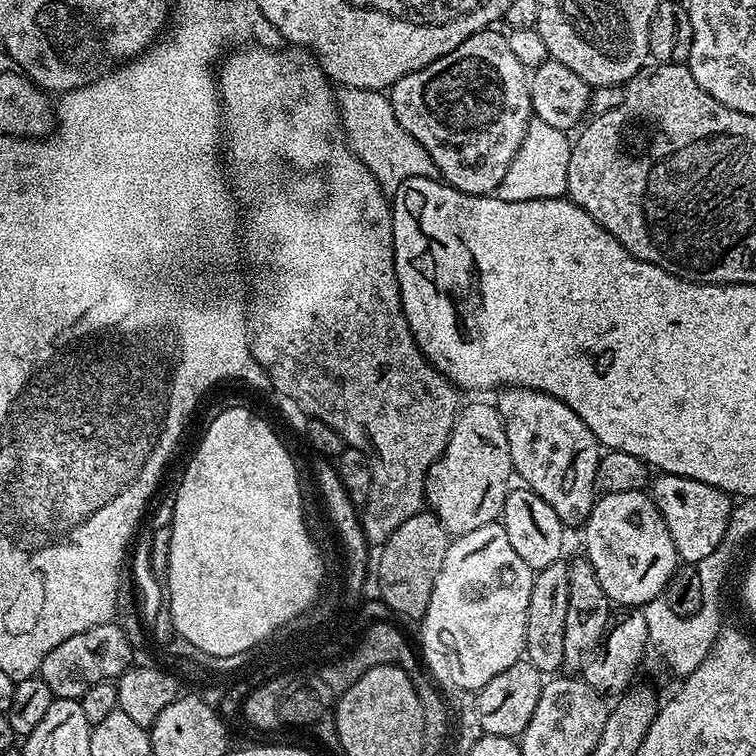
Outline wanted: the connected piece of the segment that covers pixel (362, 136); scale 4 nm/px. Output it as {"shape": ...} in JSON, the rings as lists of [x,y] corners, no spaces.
{"shape":[[[344,88],[338,96],[340,122],[348,142],[358,159],[374,174],[382,186],[395,186],[406,182],[409,176],[432,176],[434,169],[430,154],[414,137],[401,128],[392,113],[391,99],[375,88]]]}

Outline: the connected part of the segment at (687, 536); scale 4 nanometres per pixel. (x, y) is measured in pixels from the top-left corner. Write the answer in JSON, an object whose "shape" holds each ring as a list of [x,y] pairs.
{"shape":[[[660,474],[651,481],[650,495],[666,522],[666,530],[670,530],[670,538],[674,538],[676,555],[685,565],[697,565],[722,542],[734,505],[727,492],[694,478]]]}

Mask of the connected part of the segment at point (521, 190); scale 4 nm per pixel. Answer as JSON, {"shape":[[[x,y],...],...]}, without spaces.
{"shape":[[[533,118],[528,123],[528,133],[518,154],[514,154],[510,162],[510,170],[506,170],[506,178],[502,178],[495,190],[495,196],[506,202],[530,202],[563,197],[568,191],[566,170],[570,170],[572,146],[573,141],[568,132],[558,130],[554,126],[546,126],[546,122]]]}

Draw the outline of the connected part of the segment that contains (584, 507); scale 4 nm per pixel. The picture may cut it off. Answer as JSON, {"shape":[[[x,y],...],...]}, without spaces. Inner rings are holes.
{"shape":[[[502,388],[495,393],[494,403],[510,442],[512,470],[517,477],[566,526],[583,525],[598,499],[596,471],[600,465],[602,445],[596,435],[558,398],[529,388]]]}

